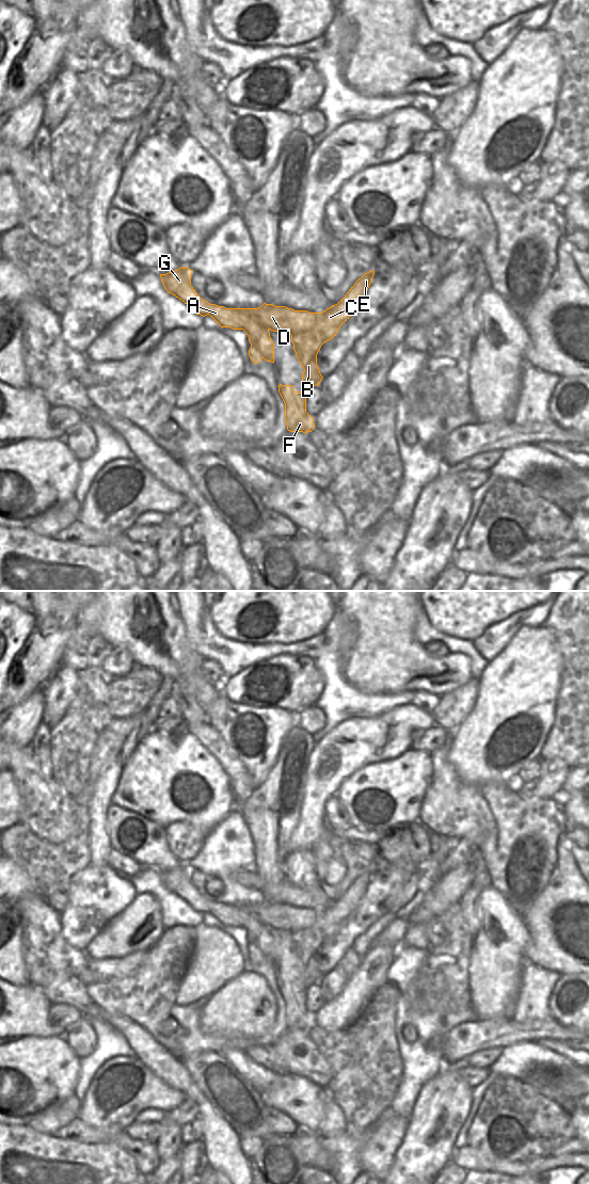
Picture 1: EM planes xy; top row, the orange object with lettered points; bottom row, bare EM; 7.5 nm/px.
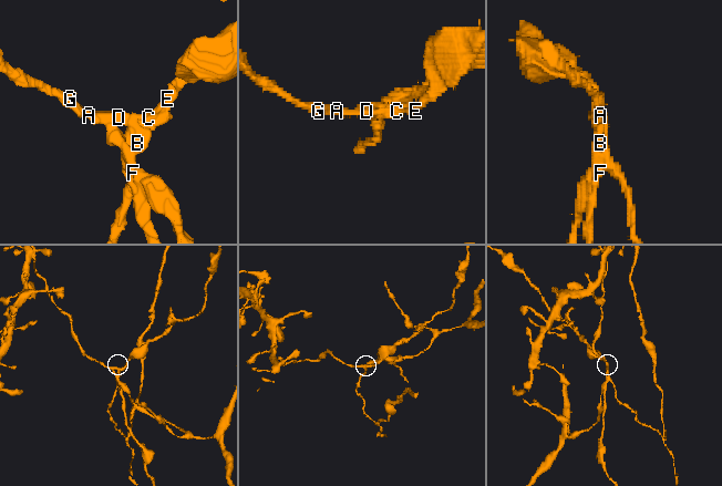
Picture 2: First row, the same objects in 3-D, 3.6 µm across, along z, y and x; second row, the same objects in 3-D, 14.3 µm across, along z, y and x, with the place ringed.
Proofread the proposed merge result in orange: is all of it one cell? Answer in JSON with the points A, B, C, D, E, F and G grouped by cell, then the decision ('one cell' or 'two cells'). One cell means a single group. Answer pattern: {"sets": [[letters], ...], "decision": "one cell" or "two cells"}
{"sets": [["A", "G"], ["B", "C", "D", "E", "F"]], "decision": "two cells"}

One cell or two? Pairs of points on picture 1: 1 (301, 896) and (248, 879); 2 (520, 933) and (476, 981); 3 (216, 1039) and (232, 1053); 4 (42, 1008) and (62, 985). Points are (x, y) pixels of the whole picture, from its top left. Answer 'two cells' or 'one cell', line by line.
1: one cell
2: one cell
3: two cells
4: two cells

